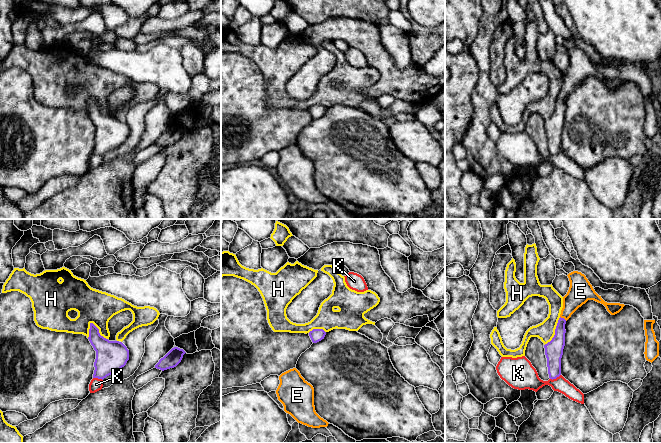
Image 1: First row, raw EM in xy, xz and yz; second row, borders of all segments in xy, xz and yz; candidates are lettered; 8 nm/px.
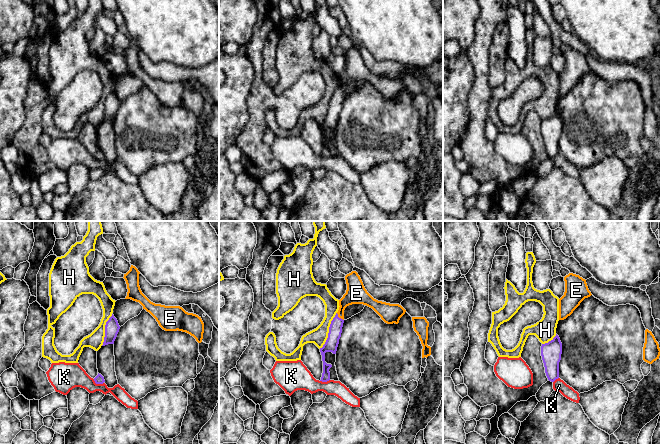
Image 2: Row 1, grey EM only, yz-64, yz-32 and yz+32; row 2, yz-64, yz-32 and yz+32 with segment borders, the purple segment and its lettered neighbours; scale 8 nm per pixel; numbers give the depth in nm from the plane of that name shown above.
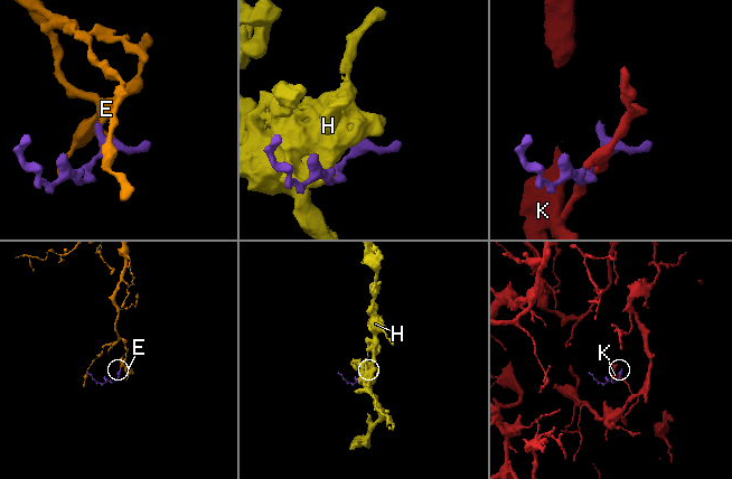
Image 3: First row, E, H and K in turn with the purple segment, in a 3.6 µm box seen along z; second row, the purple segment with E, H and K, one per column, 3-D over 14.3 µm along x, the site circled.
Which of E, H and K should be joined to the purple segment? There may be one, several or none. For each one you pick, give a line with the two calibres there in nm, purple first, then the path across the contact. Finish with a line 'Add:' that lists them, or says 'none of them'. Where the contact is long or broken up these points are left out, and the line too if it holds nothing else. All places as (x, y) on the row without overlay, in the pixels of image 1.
E: 130/180 nm | across yz (555, 123), (563, 94), (571, 78), (579, 68)
Add: E

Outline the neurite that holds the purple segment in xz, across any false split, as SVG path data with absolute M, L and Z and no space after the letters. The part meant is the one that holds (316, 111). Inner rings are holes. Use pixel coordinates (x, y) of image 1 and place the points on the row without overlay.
M313 105L309 108L309 112L313 119L317 119L324 115L326 108L323 105Z

